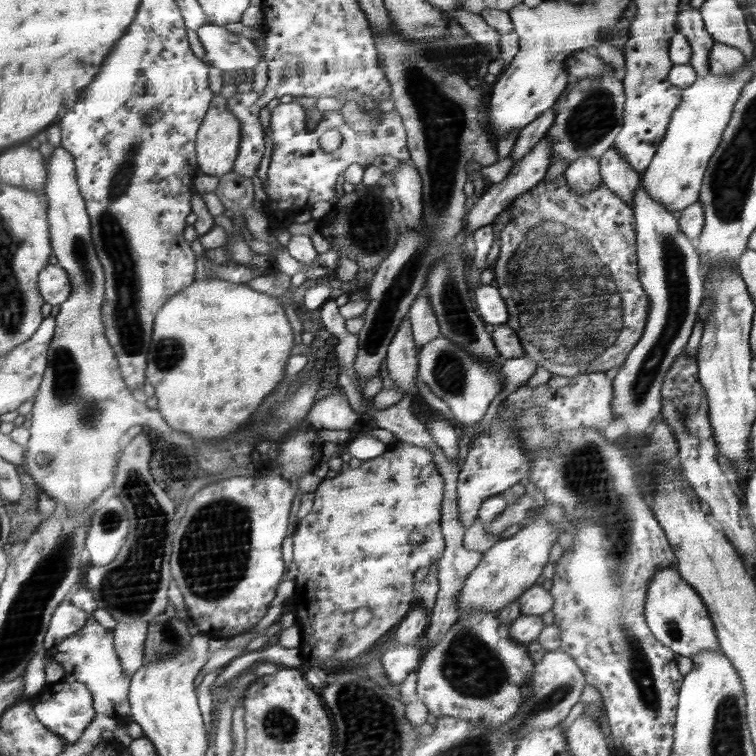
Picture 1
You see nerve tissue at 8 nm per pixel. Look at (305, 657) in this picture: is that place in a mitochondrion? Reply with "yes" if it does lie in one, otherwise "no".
no

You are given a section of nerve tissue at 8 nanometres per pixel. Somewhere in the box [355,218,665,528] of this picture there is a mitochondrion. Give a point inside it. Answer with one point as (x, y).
(452, 299)

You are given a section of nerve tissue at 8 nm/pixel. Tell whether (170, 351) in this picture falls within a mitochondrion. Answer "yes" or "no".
yes

